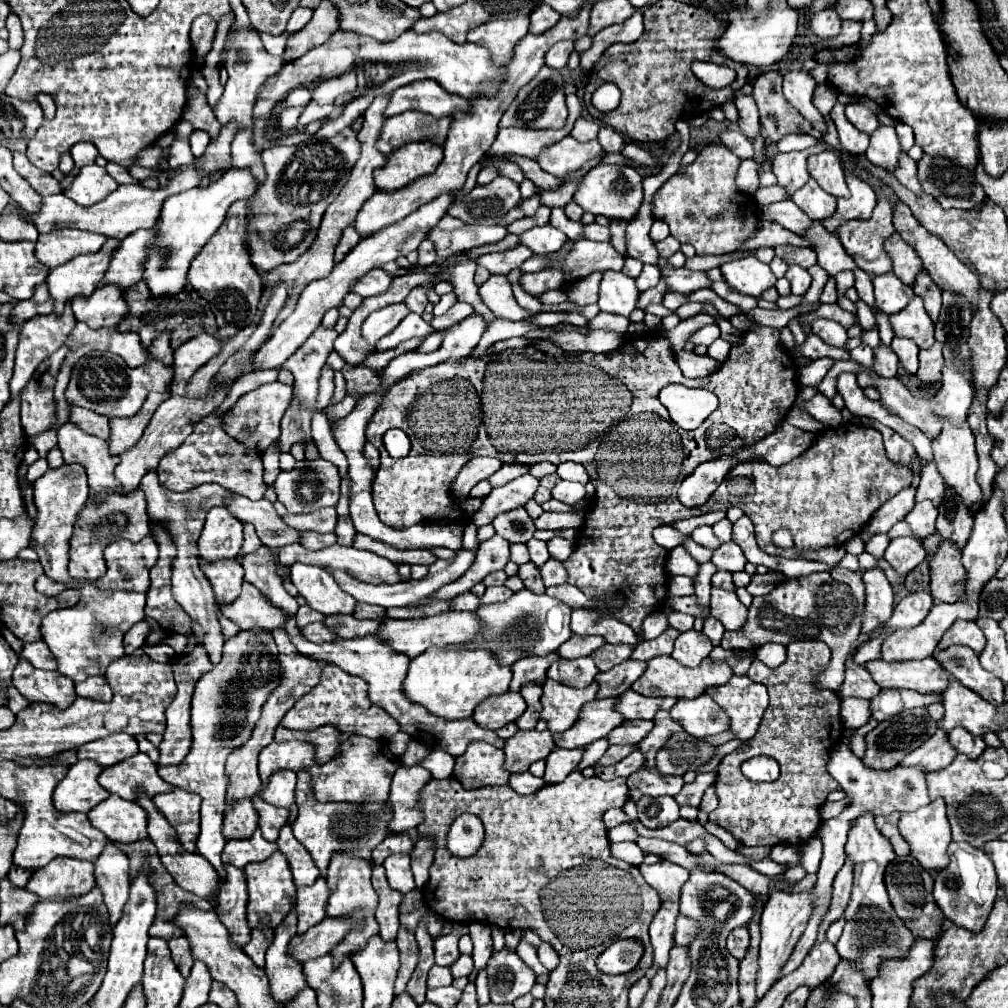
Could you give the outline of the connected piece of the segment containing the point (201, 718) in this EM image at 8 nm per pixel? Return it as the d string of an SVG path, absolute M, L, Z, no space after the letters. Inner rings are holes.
M254 626L226 640L222 660L198 680L192 696L190 724L194 740L188 756L178 766L172 764L158 768L160 778L166 780L168 784L202 796L202 830L196 840L196 852L214 866L214 870L220 876L220 884L226 878L224 862L220 858L226 844L226 838L222 834L222 818L226 810L226 788L228 788L228 774L224 764L230 752L248 742L254 724L260 718L260 708L266 702L268 694L276 688L278 680L280 680L280 666L276 662L276 644L268 630ZM240 692L246 710L244 718L240 718Z

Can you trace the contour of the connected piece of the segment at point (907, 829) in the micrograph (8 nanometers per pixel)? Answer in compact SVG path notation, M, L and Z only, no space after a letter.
M936 798L914 812L904 812L898 828L904 840L910 844L912 856L926 870L948 866L948 844L952 838L942 798Z

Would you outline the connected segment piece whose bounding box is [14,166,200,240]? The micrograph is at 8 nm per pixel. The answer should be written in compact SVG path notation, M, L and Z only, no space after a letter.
M180 166L178 174L170 180L170 184L166 188L158 188L158 190L148 190L140 184L130 184L130 186L118 186L118 190L114 190L110 196L106 196L102 202L96 202L92 206L78 206L76 202L72 202L68 196L64 194L54 194L54 196L46 196L38 208L38 212L28 214L22 206L14 204L14 208L18 210L18 214L26 220L32 222L36 226L36 230L40 234L46 234L54 228L80 228L80 230L92 230L98 234L108 234L110 238L124 238L124 234L132 234L132 230L140 230L140 228L152 228L160 216L162 210L162 202L178 192L196 188L200 184L200 174L196 172L194 166Z

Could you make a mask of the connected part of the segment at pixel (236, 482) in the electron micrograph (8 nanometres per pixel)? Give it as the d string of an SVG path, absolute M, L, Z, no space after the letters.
M210 412L208 416L204 416L202 420L194 422L194 430L192 434L184 440L184 444L180 444L178 448L170 450L158 464L158 480L162 486L166 486L168 490L172 492L188 492L200 484L206 484L206 482L216 482L224 488L228 488L230 492L234 494L242 494L242 496L248 496L252 500L260 500L266 492L266 484L262 480L262 474L264 474L264 468L262 468L262 460L260 460L260 454L254 450L254 448L248 448L248 446L242 446L240 442L236 442L234 438L230 438L224 430L224 416L226 412L222 414L216 414L216 412Z

